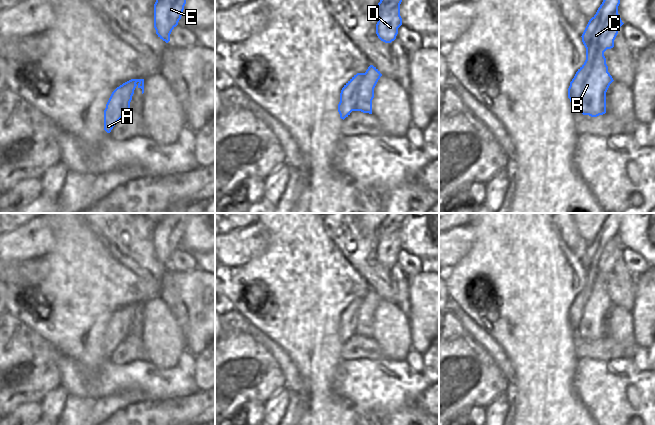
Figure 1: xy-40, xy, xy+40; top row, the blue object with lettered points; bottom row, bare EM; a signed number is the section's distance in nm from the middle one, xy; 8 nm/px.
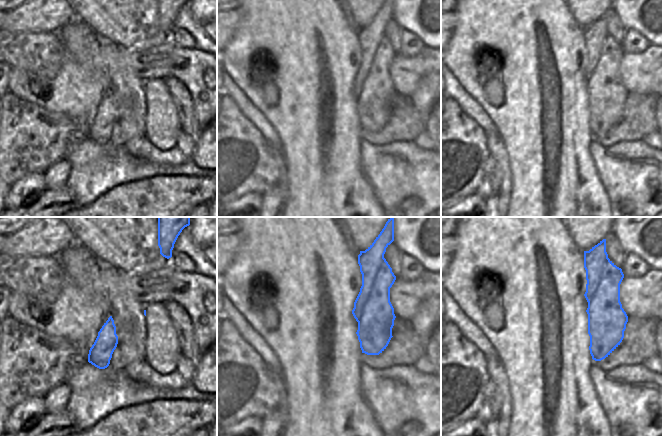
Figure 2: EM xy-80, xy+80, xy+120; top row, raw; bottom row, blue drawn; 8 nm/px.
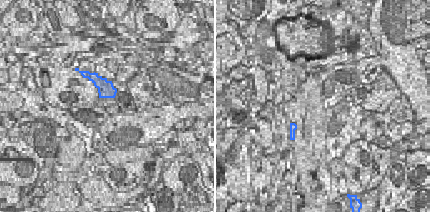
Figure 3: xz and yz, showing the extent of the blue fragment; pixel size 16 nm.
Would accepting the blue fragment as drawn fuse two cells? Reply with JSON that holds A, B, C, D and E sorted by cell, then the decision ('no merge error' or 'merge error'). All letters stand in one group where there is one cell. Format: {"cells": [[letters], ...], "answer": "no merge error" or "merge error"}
{"cells": [["A"], ["B", "C", "D", "E"]], "answer": "merge error"}

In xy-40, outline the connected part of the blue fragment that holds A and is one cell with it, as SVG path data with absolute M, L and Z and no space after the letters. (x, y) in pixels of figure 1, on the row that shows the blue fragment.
M115 89L104 110L104 130L110 133L113 127L126 115L128 112L128 104L122 98L117 89Z

